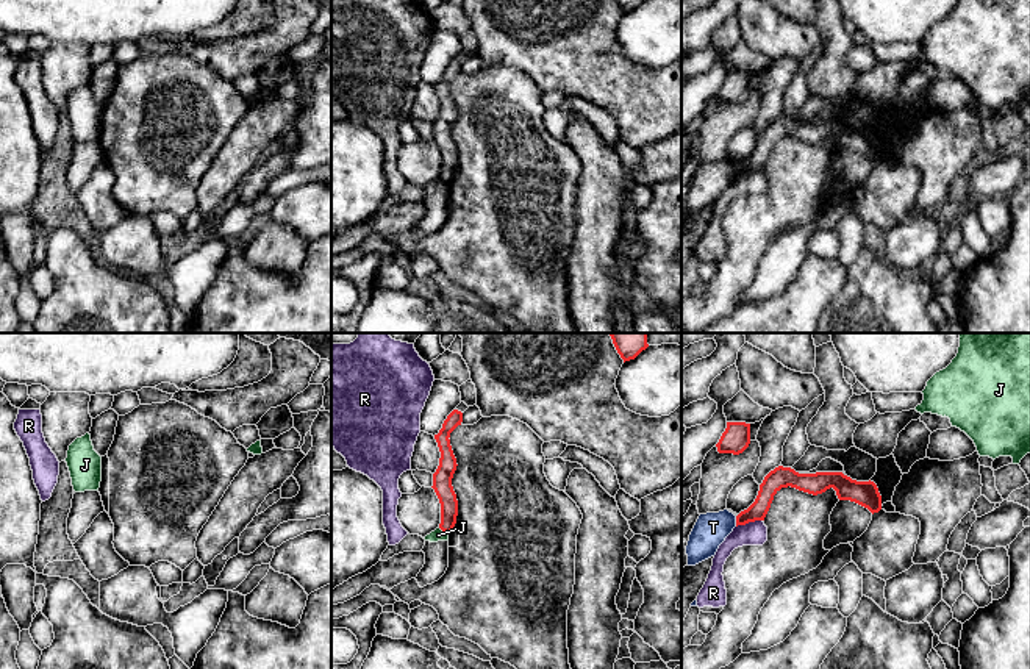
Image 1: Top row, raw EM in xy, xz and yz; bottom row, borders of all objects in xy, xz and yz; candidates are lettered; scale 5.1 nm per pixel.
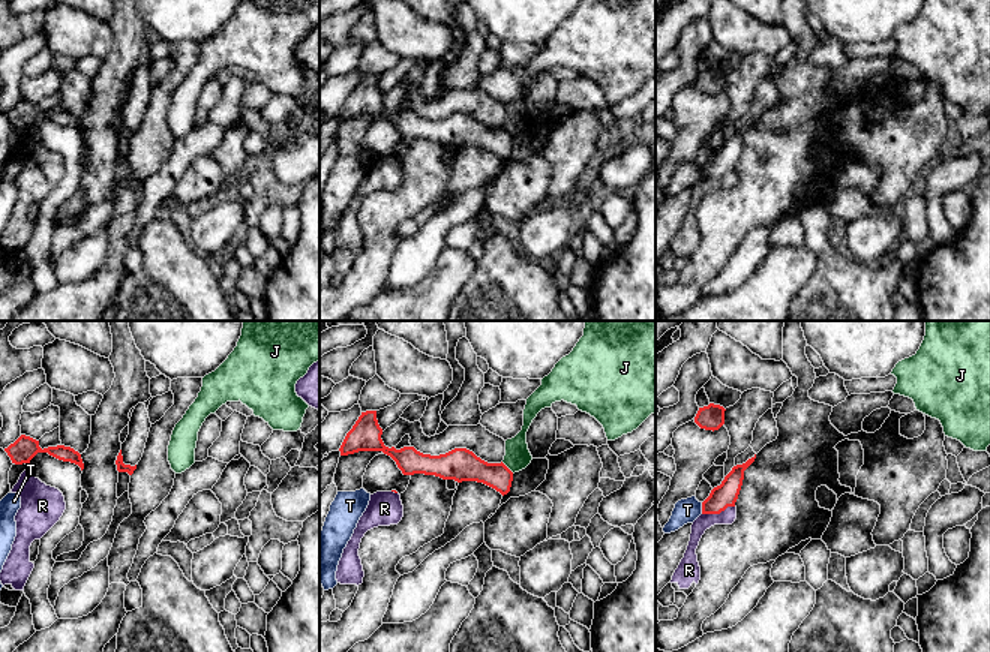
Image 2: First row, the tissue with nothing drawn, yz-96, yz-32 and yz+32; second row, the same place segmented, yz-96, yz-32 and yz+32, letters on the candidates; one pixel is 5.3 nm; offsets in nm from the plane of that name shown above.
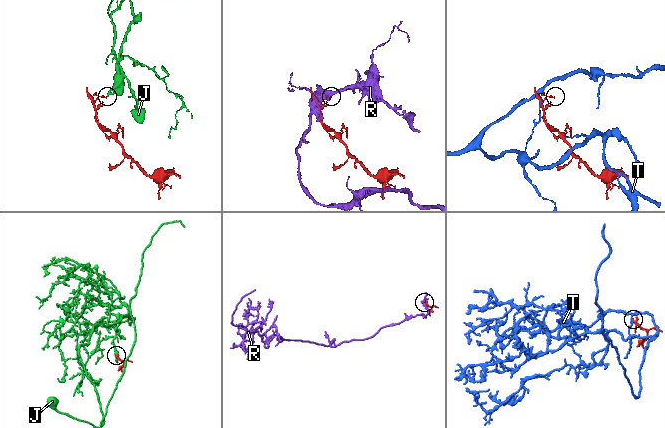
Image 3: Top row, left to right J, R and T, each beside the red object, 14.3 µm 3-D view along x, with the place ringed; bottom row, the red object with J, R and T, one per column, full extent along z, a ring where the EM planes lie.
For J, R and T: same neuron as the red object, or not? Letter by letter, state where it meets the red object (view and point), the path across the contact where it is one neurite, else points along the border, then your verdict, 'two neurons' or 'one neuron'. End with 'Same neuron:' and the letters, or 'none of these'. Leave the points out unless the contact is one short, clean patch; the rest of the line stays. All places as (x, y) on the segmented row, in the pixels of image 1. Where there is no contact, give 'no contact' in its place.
J: meets red in xz at (444, 530); border along xz (439, 527), (447, 535); two neurons
R: meets red in yz at (749, 521); two neurons
T: meets red in yz at (736, 521); border along yz (735, 516), (736, 525); two neurons
Same neuron: none of these

